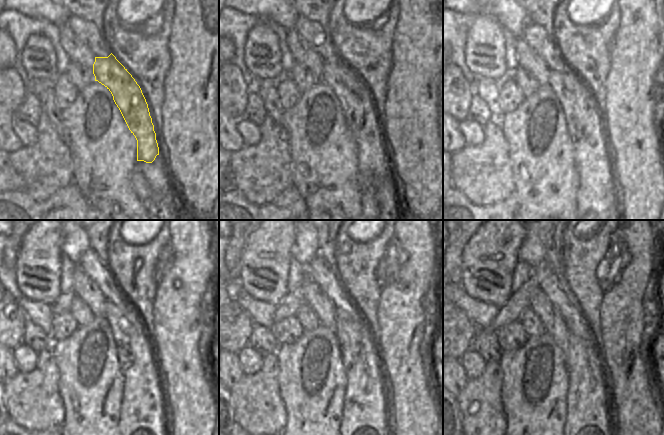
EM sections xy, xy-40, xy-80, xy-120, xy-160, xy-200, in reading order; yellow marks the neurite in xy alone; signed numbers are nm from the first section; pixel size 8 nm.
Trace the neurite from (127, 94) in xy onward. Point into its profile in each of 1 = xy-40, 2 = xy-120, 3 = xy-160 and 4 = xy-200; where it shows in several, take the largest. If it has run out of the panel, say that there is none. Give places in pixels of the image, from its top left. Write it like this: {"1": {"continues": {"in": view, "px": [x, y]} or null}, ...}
{"1": {"continues": {"in": "xy-40", "px": [356, 104]}}, "2": {"continues": {"in": "xy-120", "px": [143, 421]}}, "3": {"continues": {"in": "xy-160", "px": [365, 422]}}, "4": {"continues": {"in": "xy-200", "px": [588, 422]}}}

